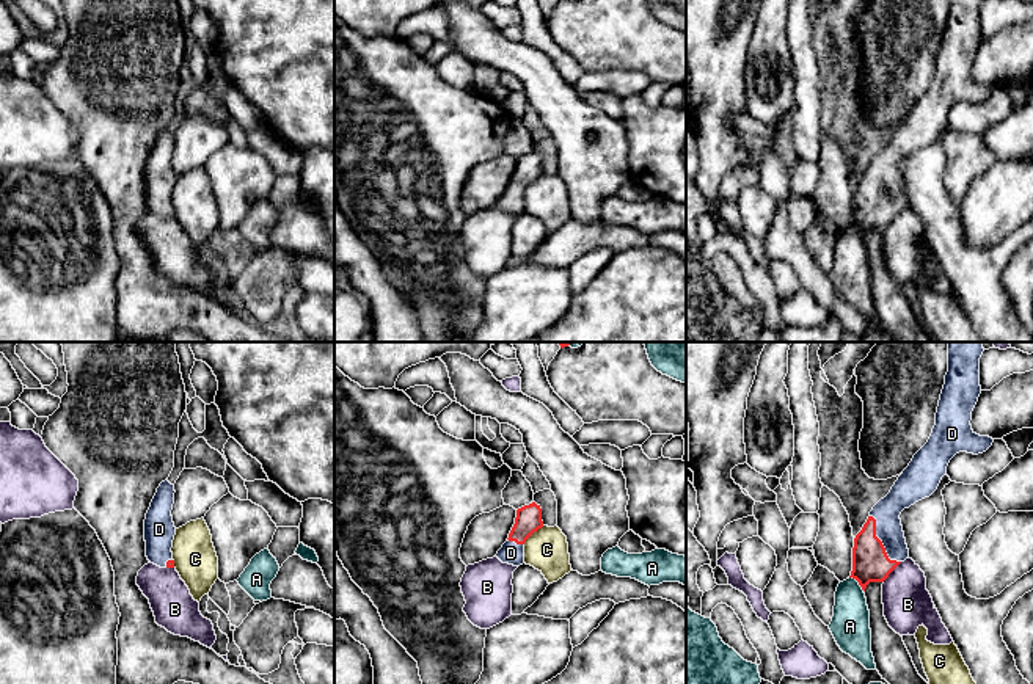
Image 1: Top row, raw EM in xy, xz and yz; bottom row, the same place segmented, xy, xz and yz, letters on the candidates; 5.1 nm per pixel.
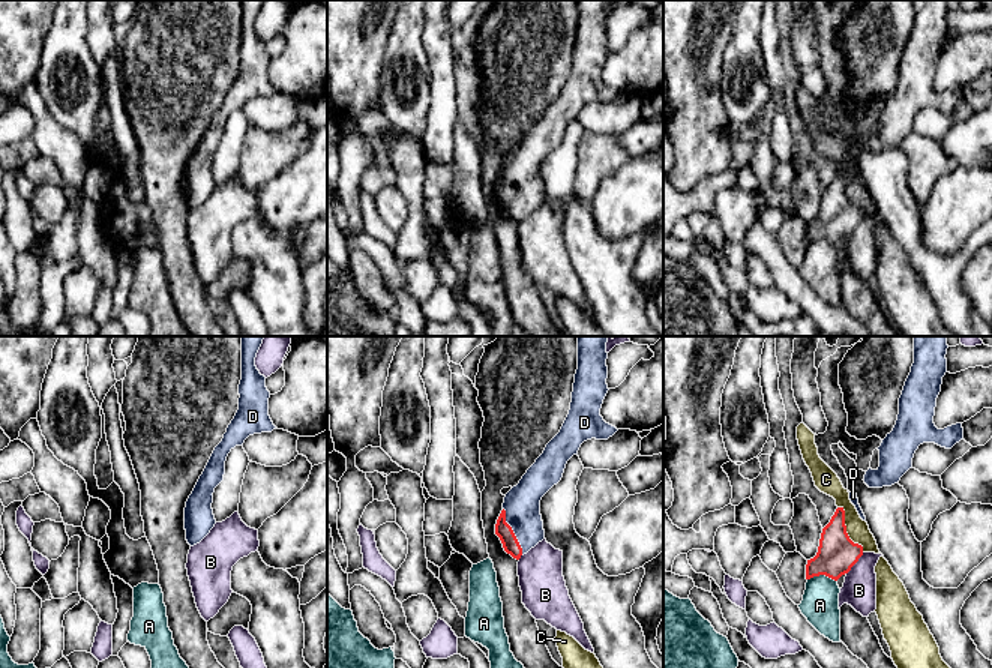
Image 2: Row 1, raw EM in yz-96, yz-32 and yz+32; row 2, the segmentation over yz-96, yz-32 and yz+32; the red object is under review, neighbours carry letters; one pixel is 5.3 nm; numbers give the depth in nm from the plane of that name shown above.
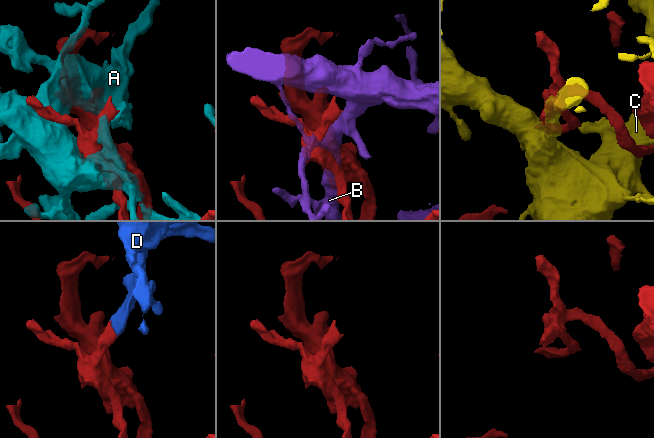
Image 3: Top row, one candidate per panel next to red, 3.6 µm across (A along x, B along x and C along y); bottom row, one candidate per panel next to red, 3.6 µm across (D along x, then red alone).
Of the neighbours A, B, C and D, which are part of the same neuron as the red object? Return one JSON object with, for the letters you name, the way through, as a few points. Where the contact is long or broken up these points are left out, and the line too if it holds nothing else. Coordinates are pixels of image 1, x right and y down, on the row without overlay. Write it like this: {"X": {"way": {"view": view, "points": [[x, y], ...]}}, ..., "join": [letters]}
{"D": {"way": {"view": "yz", "points": [[870, 211], [881, 190], [889, 178]]}}, "join": ["D"]}

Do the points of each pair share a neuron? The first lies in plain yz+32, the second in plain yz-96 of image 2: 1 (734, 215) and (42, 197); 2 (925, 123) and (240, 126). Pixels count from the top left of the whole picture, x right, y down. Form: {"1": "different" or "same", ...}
{"1": "same", "2": "different"}

